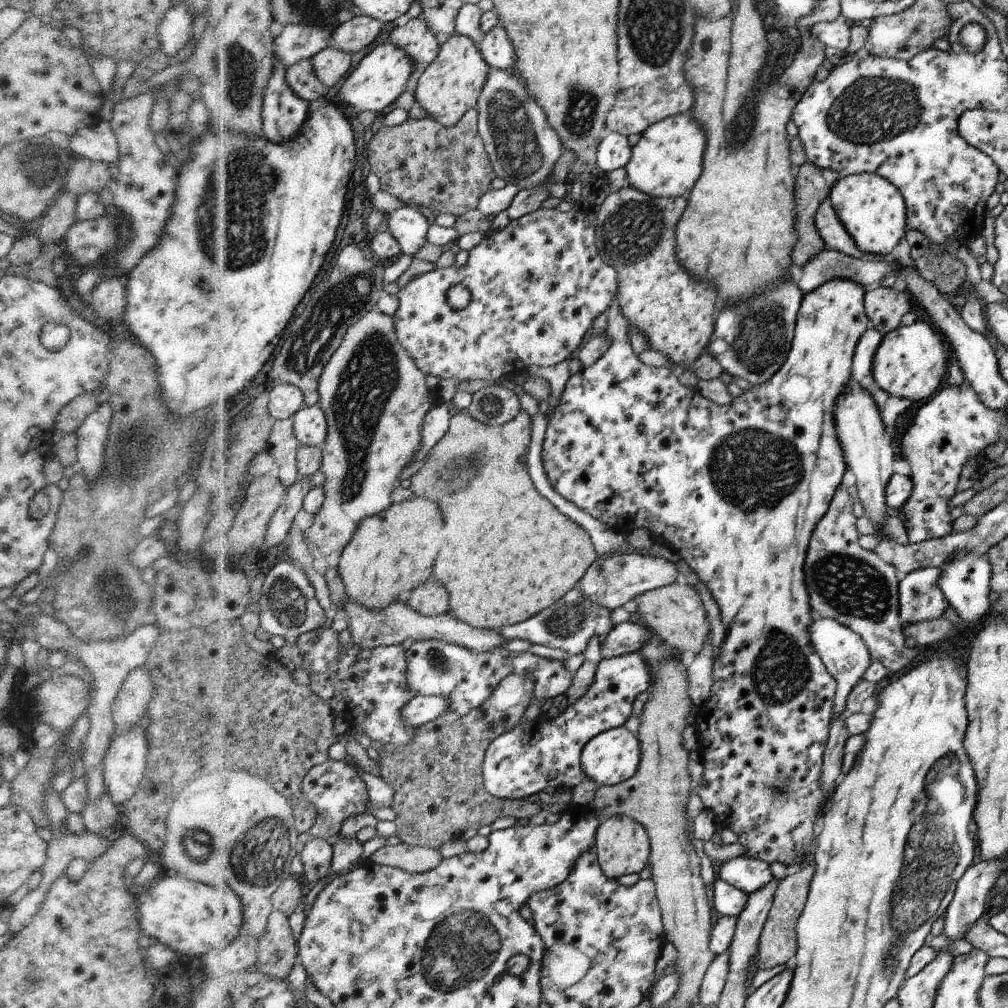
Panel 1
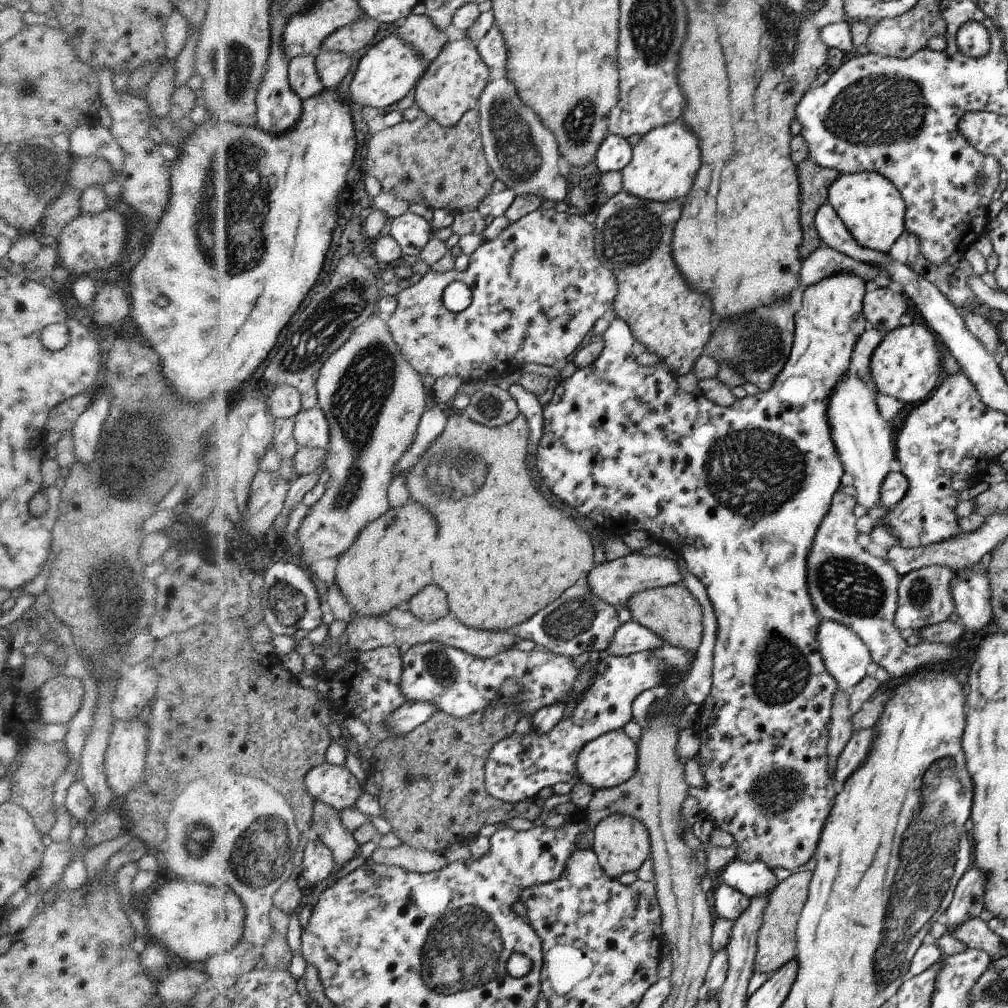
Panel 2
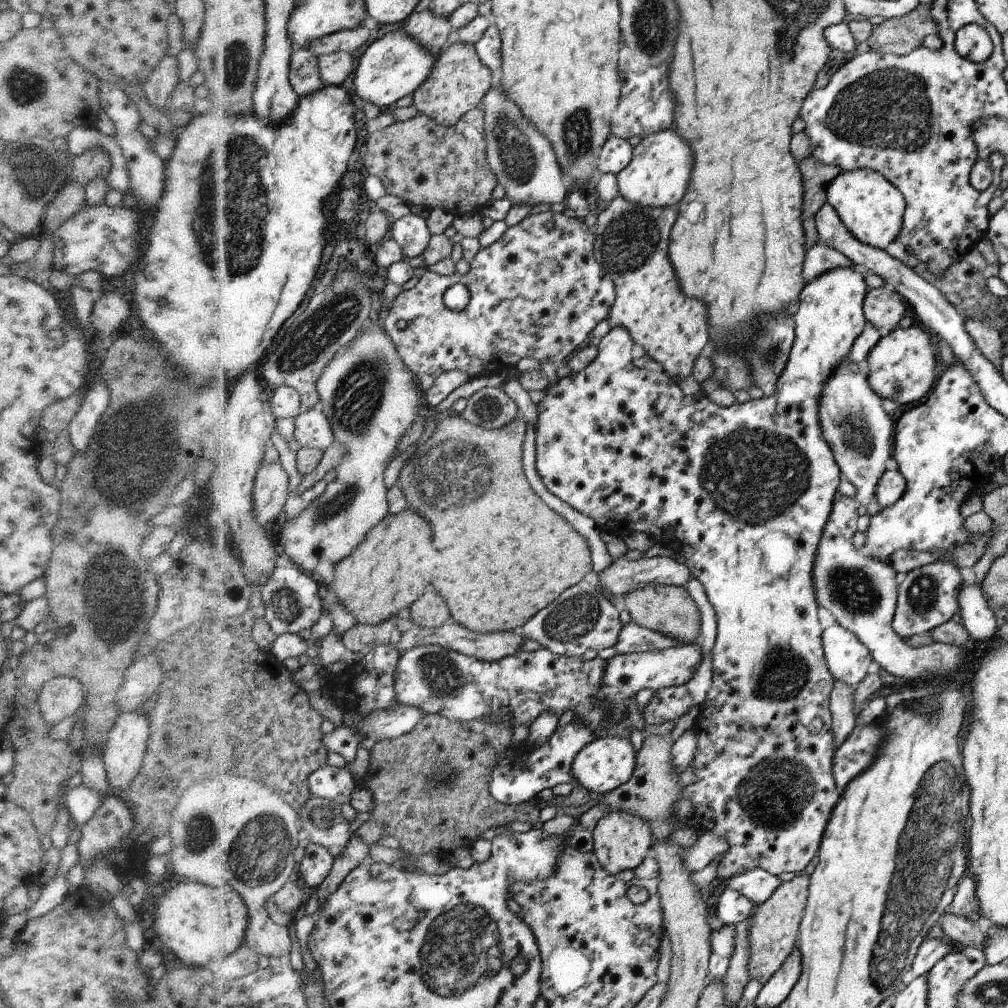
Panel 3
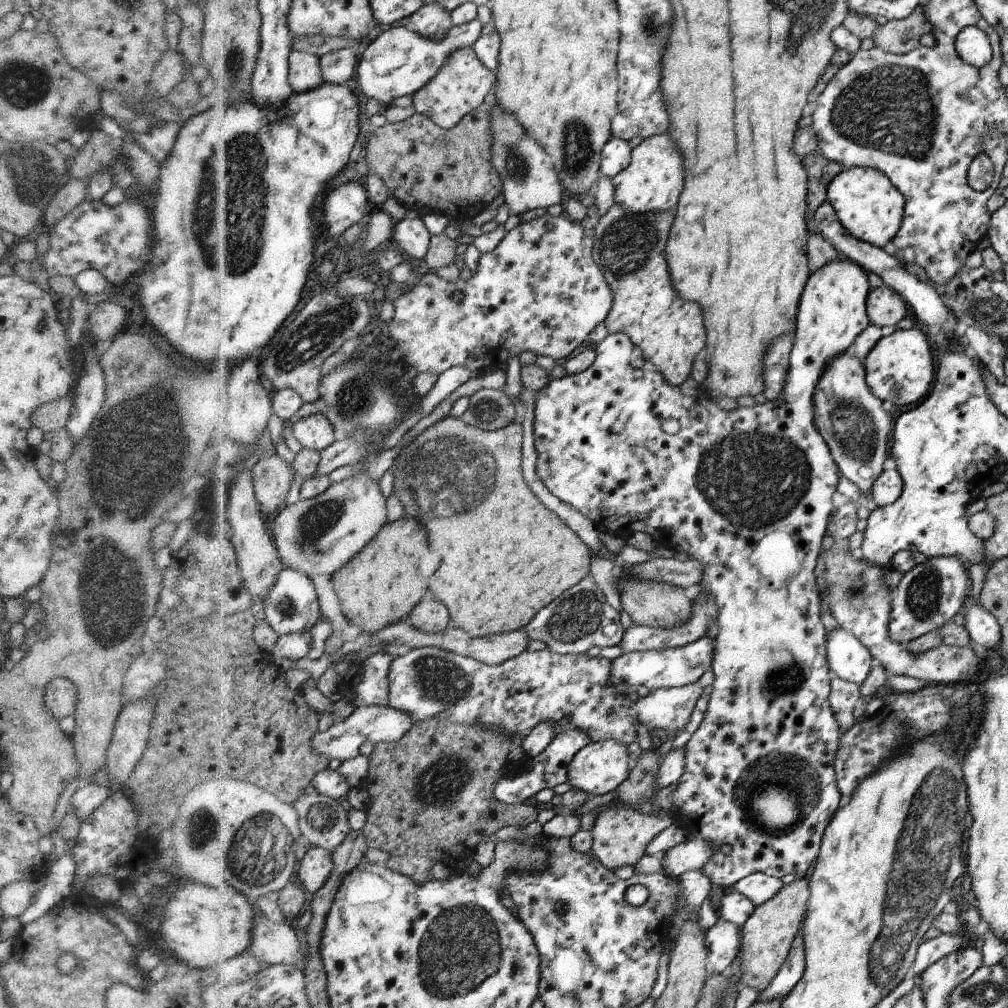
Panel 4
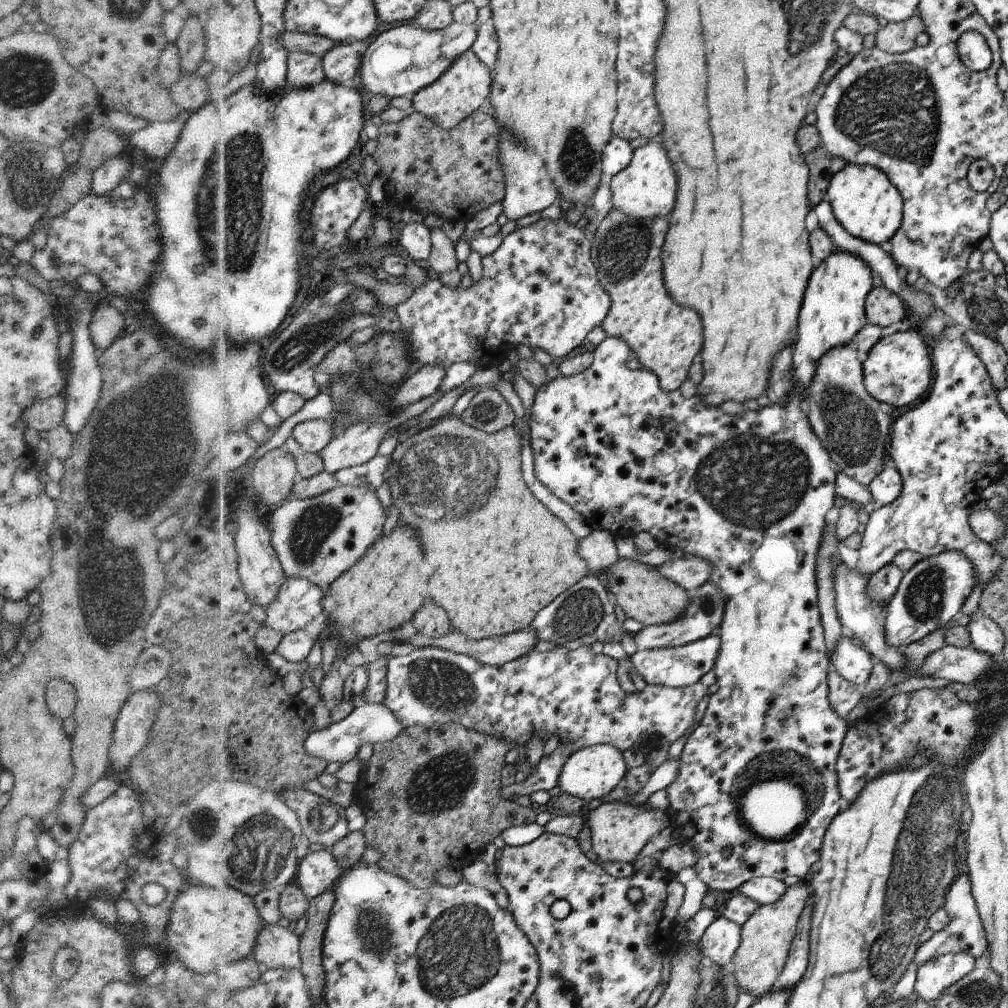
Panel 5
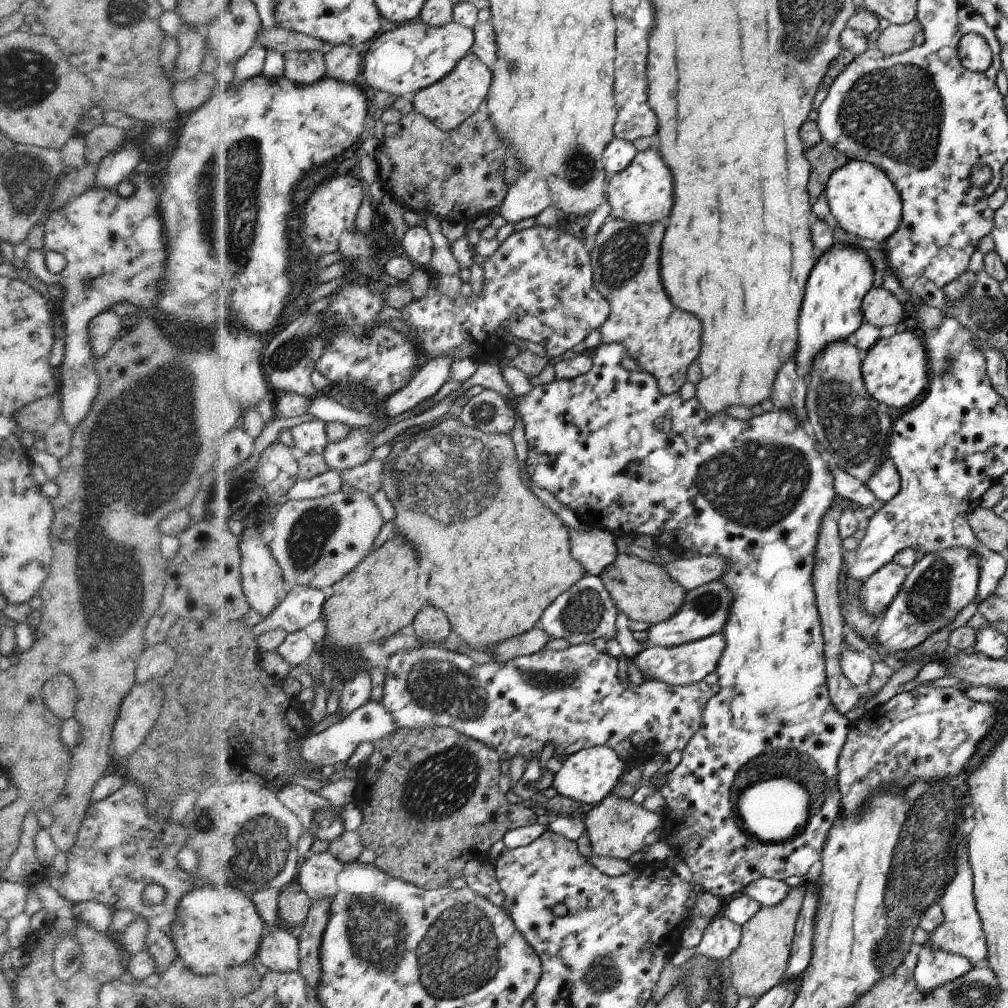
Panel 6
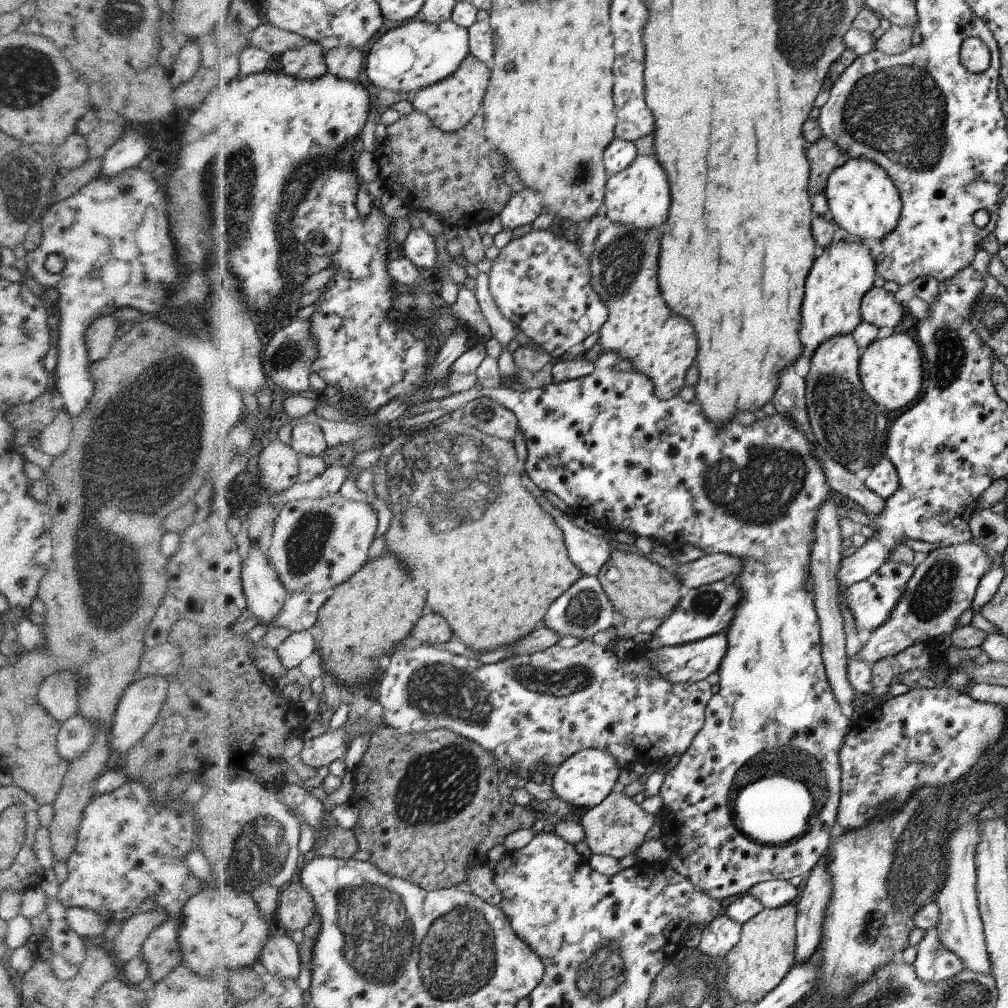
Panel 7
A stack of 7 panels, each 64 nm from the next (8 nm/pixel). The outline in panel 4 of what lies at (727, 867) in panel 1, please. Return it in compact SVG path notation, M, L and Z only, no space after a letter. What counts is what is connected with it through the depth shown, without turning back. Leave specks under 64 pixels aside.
M755 872L734 885L733 890L749 898L757 907L771 901L782 890L782 880Z

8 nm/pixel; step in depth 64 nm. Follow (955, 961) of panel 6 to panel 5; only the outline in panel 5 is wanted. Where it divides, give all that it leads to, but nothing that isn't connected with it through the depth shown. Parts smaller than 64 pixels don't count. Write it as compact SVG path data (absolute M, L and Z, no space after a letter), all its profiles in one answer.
M938 954L936 958L917 967L914 992L925 1004L932 1006L947 989L950 989L962 978L976 968L976 957L973 954Z

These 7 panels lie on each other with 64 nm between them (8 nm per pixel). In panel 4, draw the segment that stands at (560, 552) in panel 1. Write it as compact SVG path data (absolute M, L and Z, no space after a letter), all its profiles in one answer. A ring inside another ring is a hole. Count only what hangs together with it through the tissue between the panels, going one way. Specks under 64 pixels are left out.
M447 416L439 420L430 428L426 429L415 440L413 440L412 443L407 445L404 448L404 450L402 450L402 454L400 454L398 460L396 460L396 465L394 469L394 476L395 476L394 492L397 493L397 496L399 497L402 505L405 507L404 516L408 518L413 518L414 520L418 520L418 522L422 522L422 524L426 526L426 530L428 530L429 536L432 536L432 538L430 538L430 550L432 550L432 552L430 552L430 562L432 562L432 564L434 564L434 568L438 568L438 570L436 570L436 572L434 572L434 576L430 578L430 590L428 590L428 594L424 594L424 596L427 597L427 596L434 595L438 600L444 602L444 604L446 604L446 606L448 606L448 608L450 609L453 618L452 623L460 628L464 628L464 632L466 632L466 634L469 634L470 636L473 636L474 638L483 637L483 636L492 636L495 634L502 634L502 633L523 629L530 622L530 620L532 620L532 618L536 616L536 613L539 610L542 610L542 608L548 606L550 602L556 600L556 598L558 598L558 596L560 596L562 593L565 593L566 590L572 588L575 584L578 584L582 579L588 577L589 576L588 572L590 572L590 562L592 562L592 560L590 560L590 552L588 552L588 546L586 546L586 544L584 544L584 542L582 542L582 540L578 538L578 534L574 534L574 532L572 532L572 530L570 530L570 528L568 528L568 526L566 526L566 524L564 524L564 522L562 522L562 520L560 520L560 518L558 518L558 516L556 516L554 512L550 512L550 510L548 510L548 508L546 508L546 506L544 506L544 504L542 504L542 502L540 502L540 500L538 500L538 498L536 498L536 496L532 494L532 490L528 488L528 484L526 484L526 480L524 480L524 477L522 477L523 472L522 472L522 466L520 465L521 464L520 450L522 448L522 432L524 432L524 430L522 429L521 423L519 423L518 421L512 422L510 425L505 426L503 429L498 429L495 431L485 431L476 428L475 426L466 424L462 416L460 417ZM482 498L486 498L486 499L483 500L478 507L476 507L474 510L464 512L464 510L468 510L468 508L472 508L472 506L476 506L476 502L478 502L478 500L482 500Z

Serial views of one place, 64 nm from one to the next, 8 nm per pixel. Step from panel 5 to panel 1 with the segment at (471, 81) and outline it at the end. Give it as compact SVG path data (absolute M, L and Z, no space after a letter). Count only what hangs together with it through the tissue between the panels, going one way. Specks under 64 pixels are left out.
M455 34L452 36L451 40L443 44L440 57L436 62L434 62L426 72L419 74L418 79L421 82L417 88L417 100L427 111L429 116L438 120L442 125L446 127L457 126L464 119L464 114L467 114L468 110L475 109L476 106L478 106L476 100L479 100L483 91L483 86L486 84L489 76L488 70L490 70L490 68L488 68L488 66L474 40L462 34Z

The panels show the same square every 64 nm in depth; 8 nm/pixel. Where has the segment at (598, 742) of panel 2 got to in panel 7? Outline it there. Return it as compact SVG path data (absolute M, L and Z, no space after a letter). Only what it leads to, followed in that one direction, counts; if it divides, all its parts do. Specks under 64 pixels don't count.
M582 749L559 766L558 771L550 777L550 782L560 800L573 804L575 808L589 809L598 806L612 792L621 770L619 761L609 751Z

